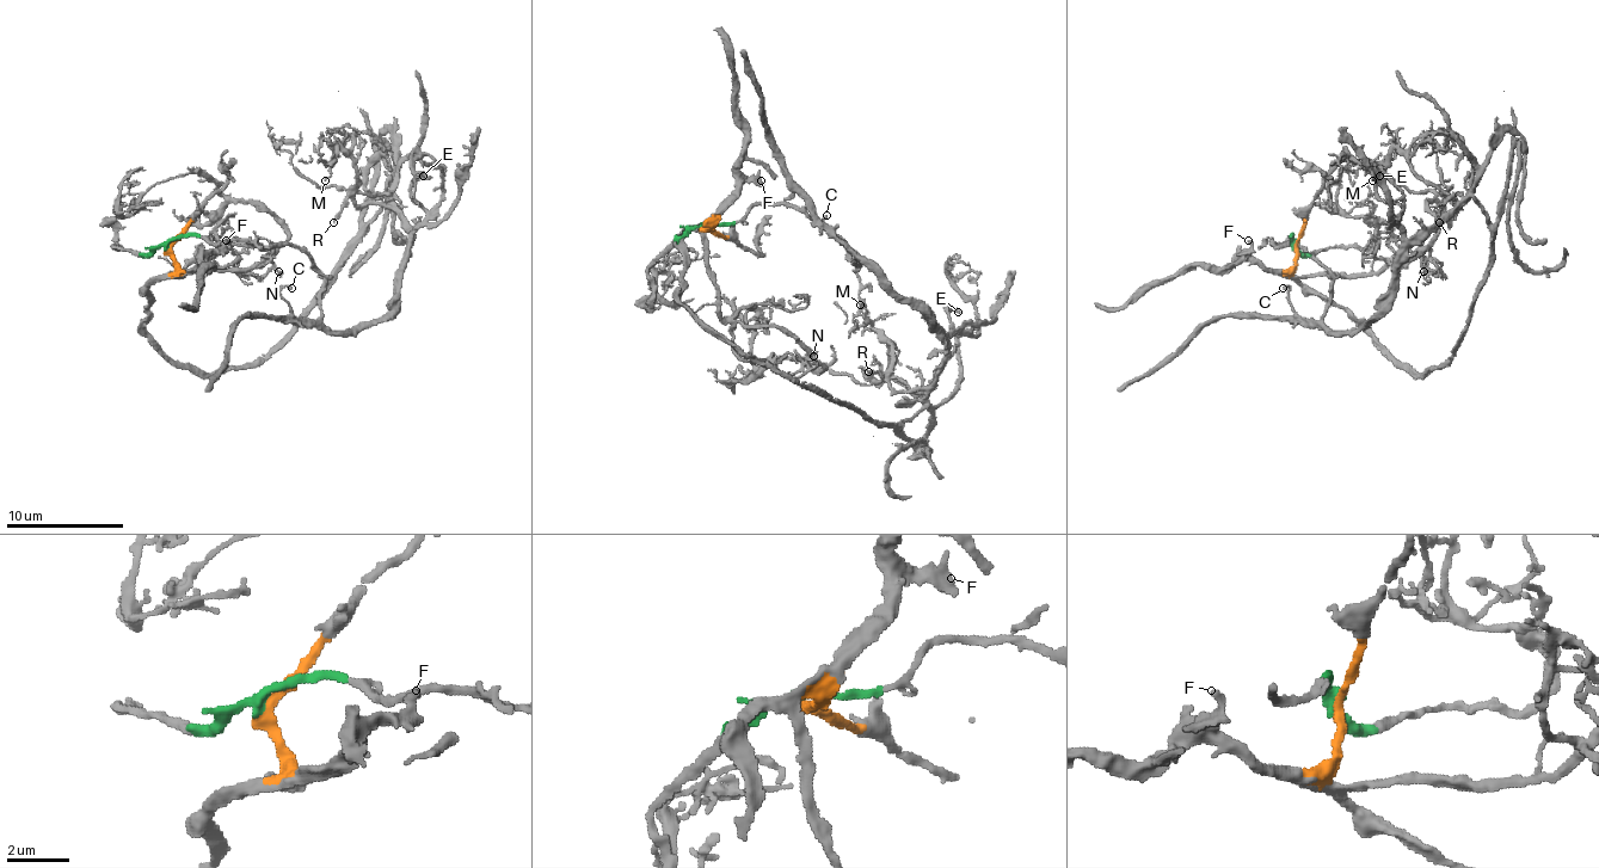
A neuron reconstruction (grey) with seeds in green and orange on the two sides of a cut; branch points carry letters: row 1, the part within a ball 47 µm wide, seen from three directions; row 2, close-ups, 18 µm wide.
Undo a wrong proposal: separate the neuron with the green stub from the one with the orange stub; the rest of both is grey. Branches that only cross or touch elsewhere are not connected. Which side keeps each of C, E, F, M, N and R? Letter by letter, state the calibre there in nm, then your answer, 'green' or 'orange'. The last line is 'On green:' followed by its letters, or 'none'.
C: 150 nm thick; green
E: 200 nm thick; green
F: 240 nm thick; orange
M: 120 nm thick; green
N: 160 nm thick; orange
R: 180 nm thick; green
On green: C, E, M, R

